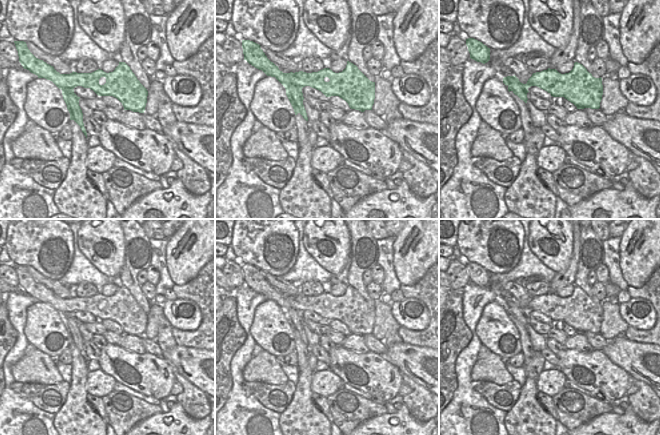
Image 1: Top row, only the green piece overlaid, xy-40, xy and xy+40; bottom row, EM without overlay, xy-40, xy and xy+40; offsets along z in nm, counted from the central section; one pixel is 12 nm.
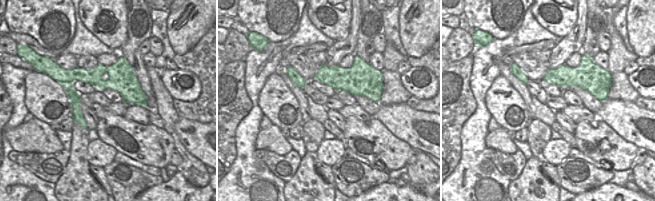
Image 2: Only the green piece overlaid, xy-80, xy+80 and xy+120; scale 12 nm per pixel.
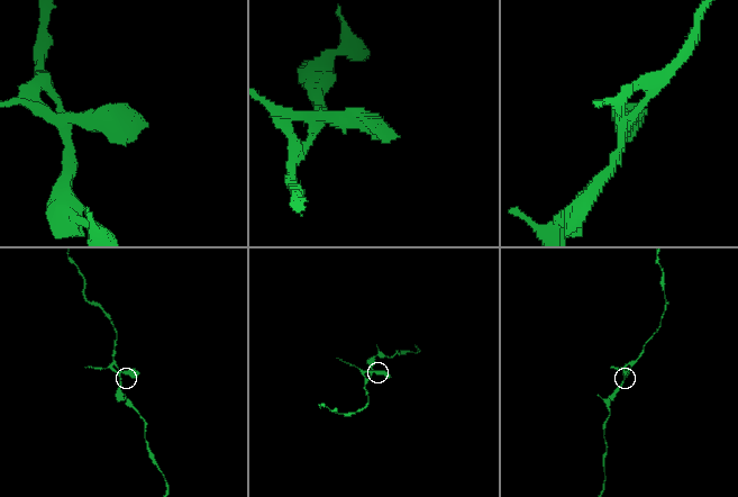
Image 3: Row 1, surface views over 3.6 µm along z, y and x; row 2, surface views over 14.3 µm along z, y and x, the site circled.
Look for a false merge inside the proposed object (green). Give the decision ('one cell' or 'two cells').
one cell

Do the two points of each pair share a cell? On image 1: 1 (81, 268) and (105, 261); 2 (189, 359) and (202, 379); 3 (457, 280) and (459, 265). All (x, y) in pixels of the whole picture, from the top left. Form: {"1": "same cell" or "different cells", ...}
{"1": "different cells", "2": "same cell", "3": "same cell"}

